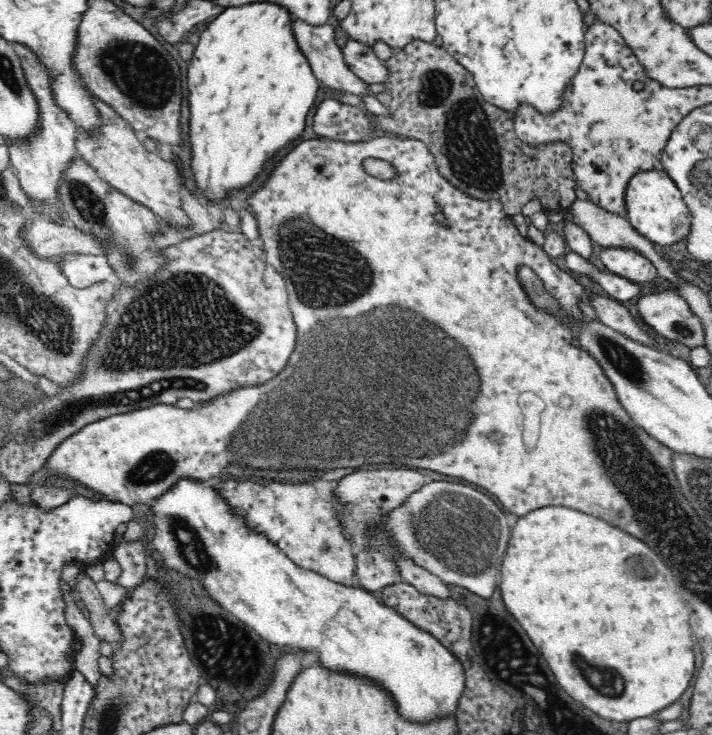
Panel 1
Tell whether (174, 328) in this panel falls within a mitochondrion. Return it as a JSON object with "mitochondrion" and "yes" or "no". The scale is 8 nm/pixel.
{"mitochondrion":"yes"}

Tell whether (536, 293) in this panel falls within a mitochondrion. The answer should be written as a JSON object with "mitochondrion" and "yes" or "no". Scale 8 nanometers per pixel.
{"mitochondrion":"yes"}

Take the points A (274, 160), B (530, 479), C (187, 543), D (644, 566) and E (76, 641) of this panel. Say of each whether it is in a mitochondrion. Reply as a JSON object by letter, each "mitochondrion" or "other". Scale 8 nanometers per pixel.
{"A":"other","B":"other","C":"mitochondrion","D":"mitochondrion","E":"other"}

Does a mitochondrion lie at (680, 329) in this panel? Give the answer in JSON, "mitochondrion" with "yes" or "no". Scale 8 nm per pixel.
{"mitochondrion":"yes"}

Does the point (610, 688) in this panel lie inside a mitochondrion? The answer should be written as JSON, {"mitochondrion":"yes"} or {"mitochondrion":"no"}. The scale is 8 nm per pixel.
{"mitochondrion":"yes"}

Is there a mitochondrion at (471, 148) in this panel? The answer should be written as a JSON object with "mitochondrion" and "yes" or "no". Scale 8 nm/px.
{"mitochondrion":"yes"}

